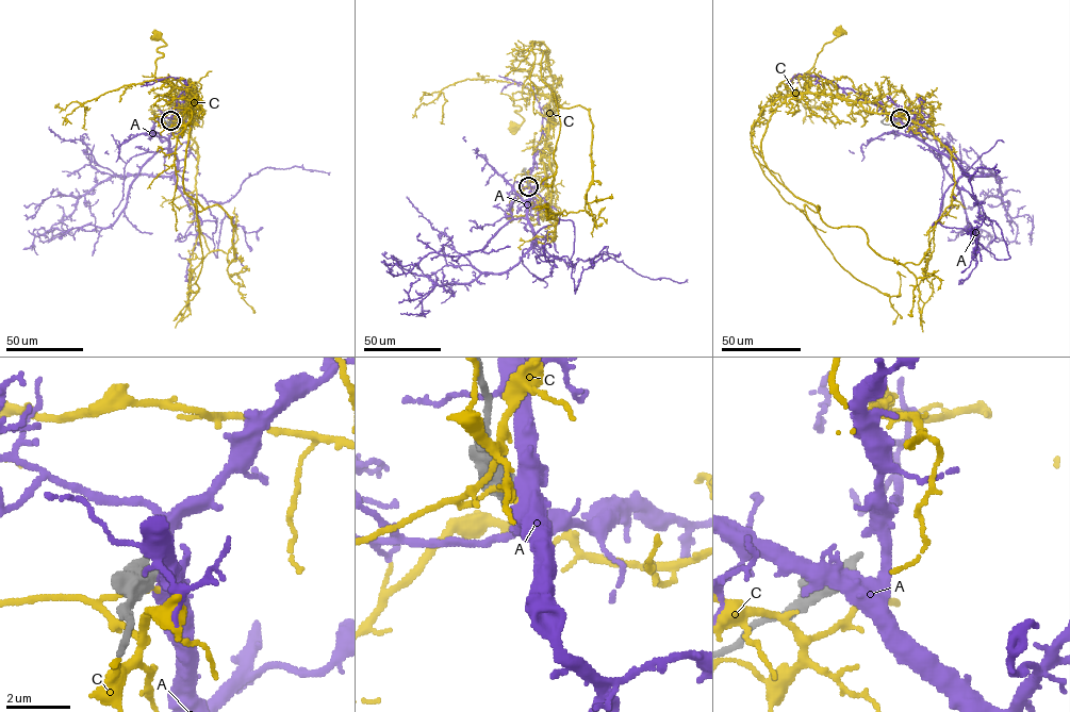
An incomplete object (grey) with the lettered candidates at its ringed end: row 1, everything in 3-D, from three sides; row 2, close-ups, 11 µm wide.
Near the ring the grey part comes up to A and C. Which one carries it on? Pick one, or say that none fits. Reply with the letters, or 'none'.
none

